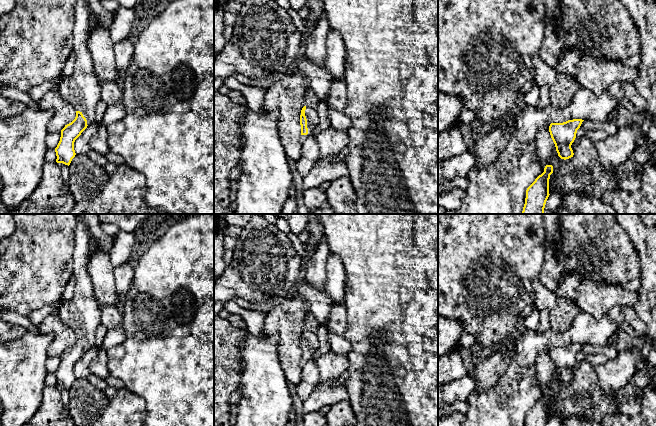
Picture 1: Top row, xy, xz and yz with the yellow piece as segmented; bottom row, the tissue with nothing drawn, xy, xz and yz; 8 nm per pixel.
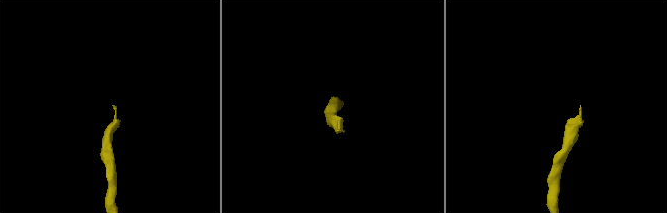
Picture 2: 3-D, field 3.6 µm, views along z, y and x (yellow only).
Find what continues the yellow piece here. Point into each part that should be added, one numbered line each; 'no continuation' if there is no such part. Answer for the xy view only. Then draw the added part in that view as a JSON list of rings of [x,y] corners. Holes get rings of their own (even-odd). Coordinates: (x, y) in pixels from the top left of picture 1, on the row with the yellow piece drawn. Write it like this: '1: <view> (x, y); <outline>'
1: xy (81, 89); [[[77,0],[74,9],[74,28],[72,31],[75,67],[72,75],[59,80],[59,94],[76,111],[80,111],[87,125],[94,123],[95,109],[100,99],[100,83],[87,47],[93,32],[89,19],[89,5],[85,0]]]

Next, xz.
1: xz (311, 114); [[[306,107],[305,116],[307,119],[308,134],[307,135],[301,135],[301,141],[302,142],[307,140],[310,136],[315,135],[314,131],[315,131],[315,129],[319,123],[319,117],[318,117],[316,109]]]

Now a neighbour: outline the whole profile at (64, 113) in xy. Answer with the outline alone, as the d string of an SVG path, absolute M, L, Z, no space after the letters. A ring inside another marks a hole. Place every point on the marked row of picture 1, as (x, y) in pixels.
M58 87L48 91L38 102L42 110L52 110L53 117L48 123L48 133L61 132L61 130L76 117L74 107L59 94Z

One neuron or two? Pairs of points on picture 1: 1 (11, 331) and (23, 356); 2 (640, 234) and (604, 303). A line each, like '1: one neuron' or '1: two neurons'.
1: two neurons
2: two neurons

